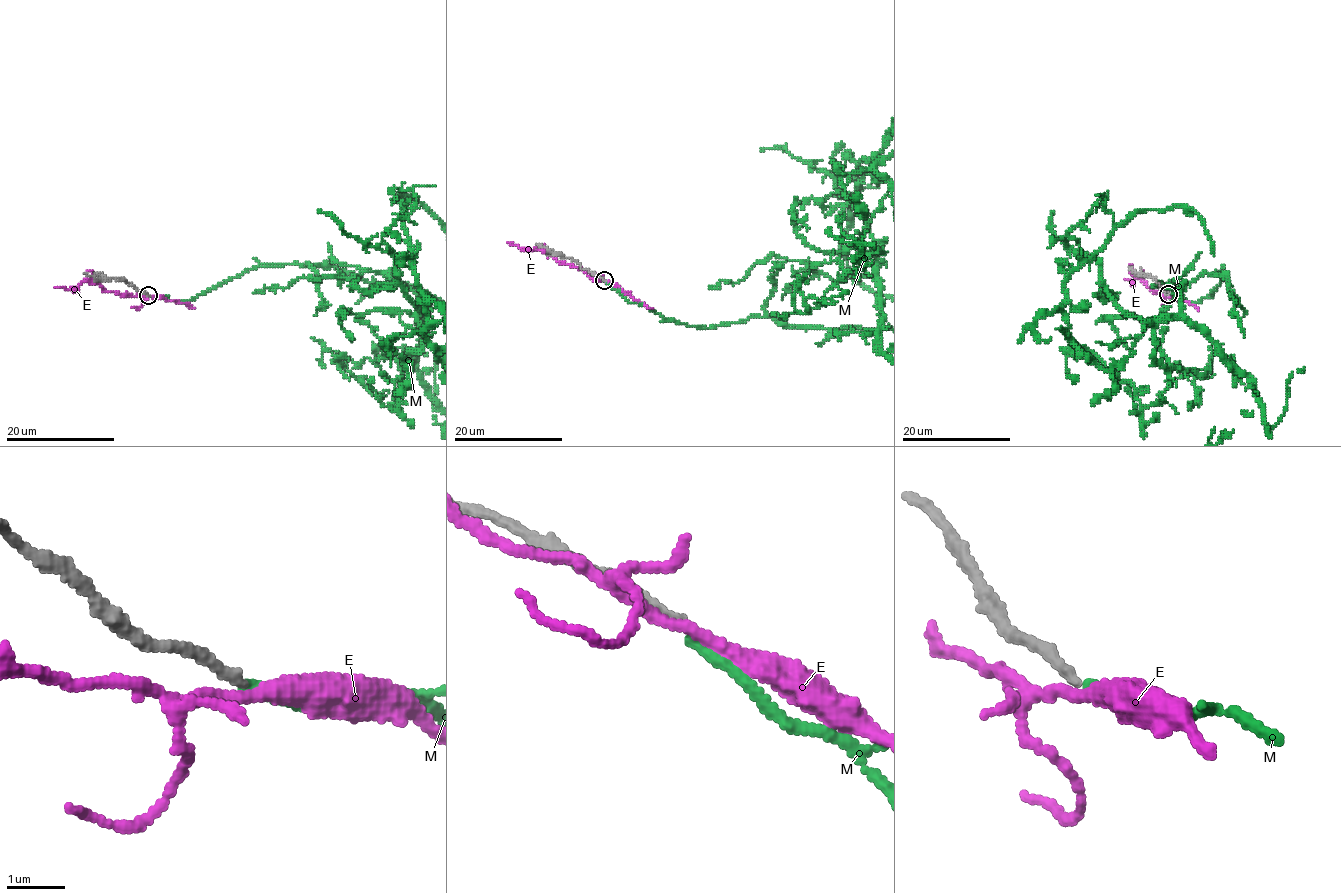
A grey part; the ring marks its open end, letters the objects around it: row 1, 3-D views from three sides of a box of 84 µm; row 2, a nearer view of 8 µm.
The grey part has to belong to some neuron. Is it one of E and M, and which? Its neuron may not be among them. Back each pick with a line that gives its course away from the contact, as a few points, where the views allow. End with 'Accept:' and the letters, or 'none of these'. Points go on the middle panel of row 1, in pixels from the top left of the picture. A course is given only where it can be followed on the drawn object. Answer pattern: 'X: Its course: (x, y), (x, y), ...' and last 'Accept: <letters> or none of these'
Accept: M

